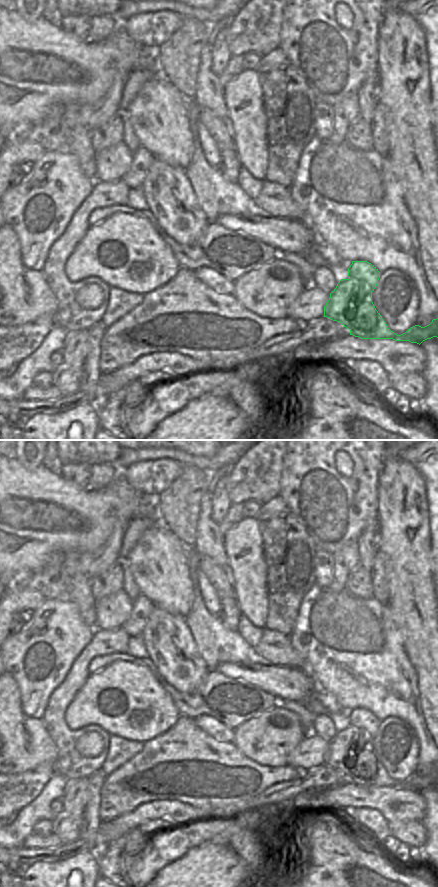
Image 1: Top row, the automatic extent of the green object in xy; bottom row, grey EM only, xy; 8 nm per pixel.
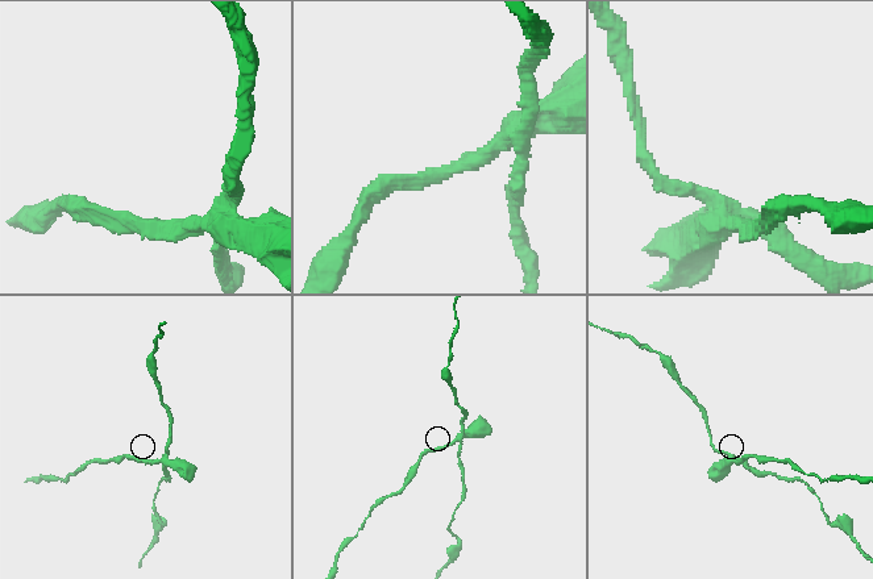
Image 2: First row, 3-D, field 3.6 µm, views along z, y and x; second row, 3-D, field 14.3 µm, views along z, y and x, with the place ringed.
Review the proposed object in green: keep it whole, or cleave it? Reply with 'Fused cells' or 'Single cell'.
Fused cells.

